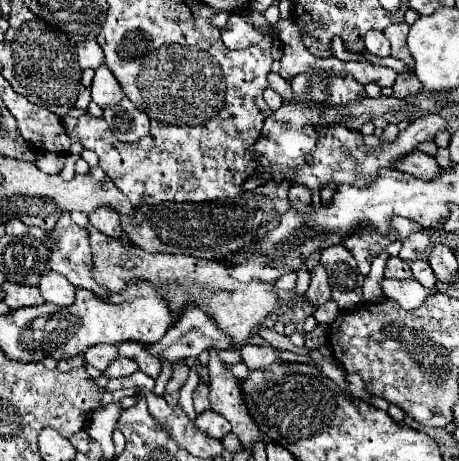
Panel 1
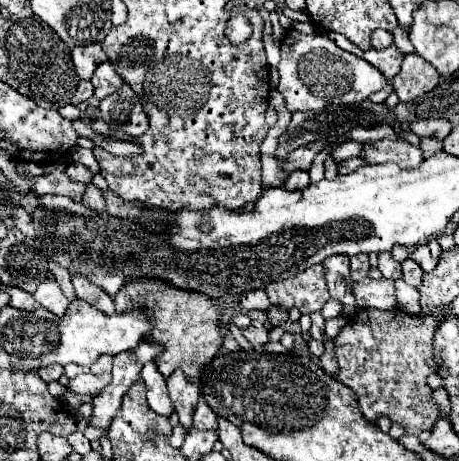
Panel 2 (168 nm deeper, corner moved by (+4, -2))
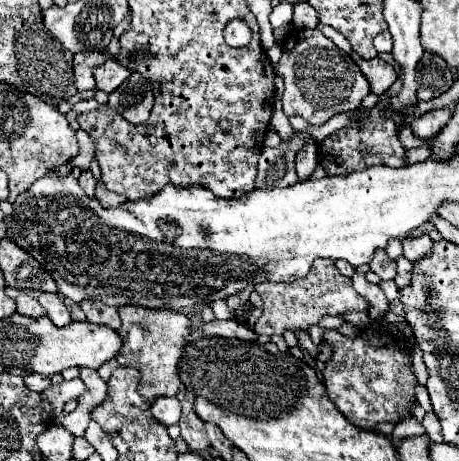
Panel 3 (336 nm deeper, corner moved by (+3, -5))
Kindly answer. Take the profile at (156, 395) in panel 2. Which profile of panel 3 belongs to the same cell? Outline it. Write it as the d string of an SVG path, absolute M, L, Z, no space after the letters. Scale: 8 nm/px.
M157 398L151 406L151 412L153 412L153 418L157 422L161 422L163 426L171 426L171 424L177 424L179 422L179 416L181 416L181 404L177 398Z

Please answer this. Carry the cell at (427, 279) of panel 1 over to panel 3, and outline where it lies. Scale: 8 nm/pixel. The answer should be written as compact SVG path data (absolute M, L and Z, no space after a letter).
M399 256L399 258L397 258L397 276L395 276L395 284L397 284L399 288L403 288L403 286L409 284L409 280L411 280L411 268L413 268L413 264L411 264L405 256Z

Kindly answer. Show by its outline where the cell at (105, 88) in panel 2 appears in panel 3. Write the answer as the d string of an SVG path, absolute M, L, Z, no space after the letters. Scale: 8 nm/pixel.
M115 58L105 60L105 64L101 64L97 70L93 70L93 76L97 80L97 88L111 94L115 88L119 88L119 84L123 80L129 78L129 70L125 66L121 66Z

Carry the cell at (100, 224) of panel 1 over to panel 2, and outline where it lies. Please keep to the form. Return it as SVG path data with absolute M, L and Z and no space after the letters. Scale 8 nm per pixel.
M92 183L88 185L82 203L84 203L86 207L90 207L90 209L106 209L106 205L104 205L104 197L102 197L102 191L100 191L100 189L94 189Z

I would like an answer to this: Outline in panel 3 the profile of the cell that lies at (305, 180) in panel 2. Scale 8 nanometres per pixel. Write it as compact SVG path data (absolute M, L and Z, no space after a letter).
M313 138L307 140L305 148L301 148L301 152L297 152L295 164L297 164L299 180L307 180L313 174L313 170L317 166L317 144Z

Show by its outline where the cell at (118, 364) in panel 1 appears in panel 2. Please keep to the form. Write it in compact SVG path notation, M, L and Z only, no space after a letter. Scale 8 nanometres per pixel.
M80 373L78 377L70 379L70 389L74 393L90 393L96 395L100 393L100 389L104 389L108 383L112 381L110 373L102 373L102 375L94 375L94 373Z

